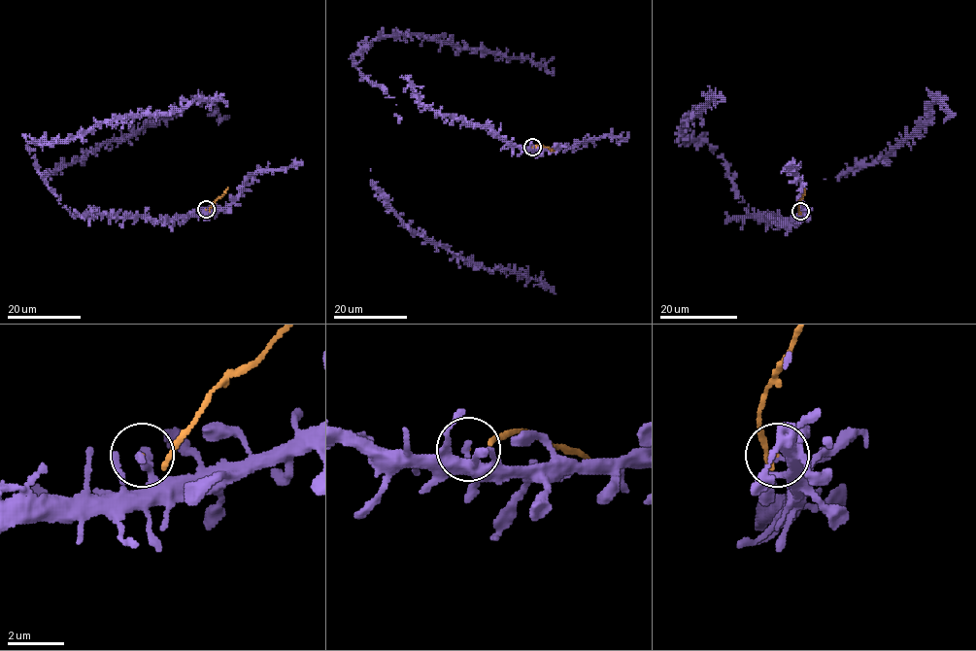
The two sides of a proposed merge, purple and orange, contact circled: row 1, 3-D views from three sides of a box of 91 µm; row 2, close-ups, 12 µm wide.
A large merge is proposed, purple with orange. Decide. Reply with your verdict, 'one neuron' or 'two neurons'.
one neuron

